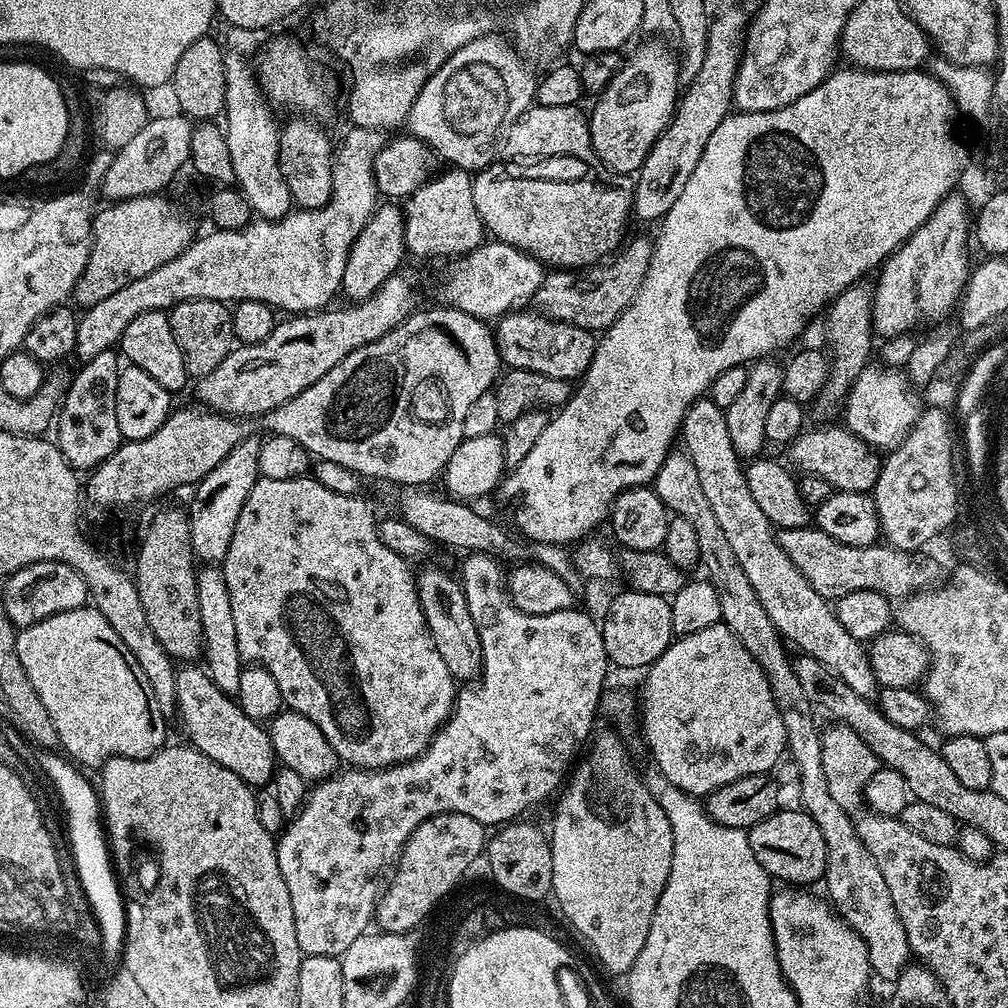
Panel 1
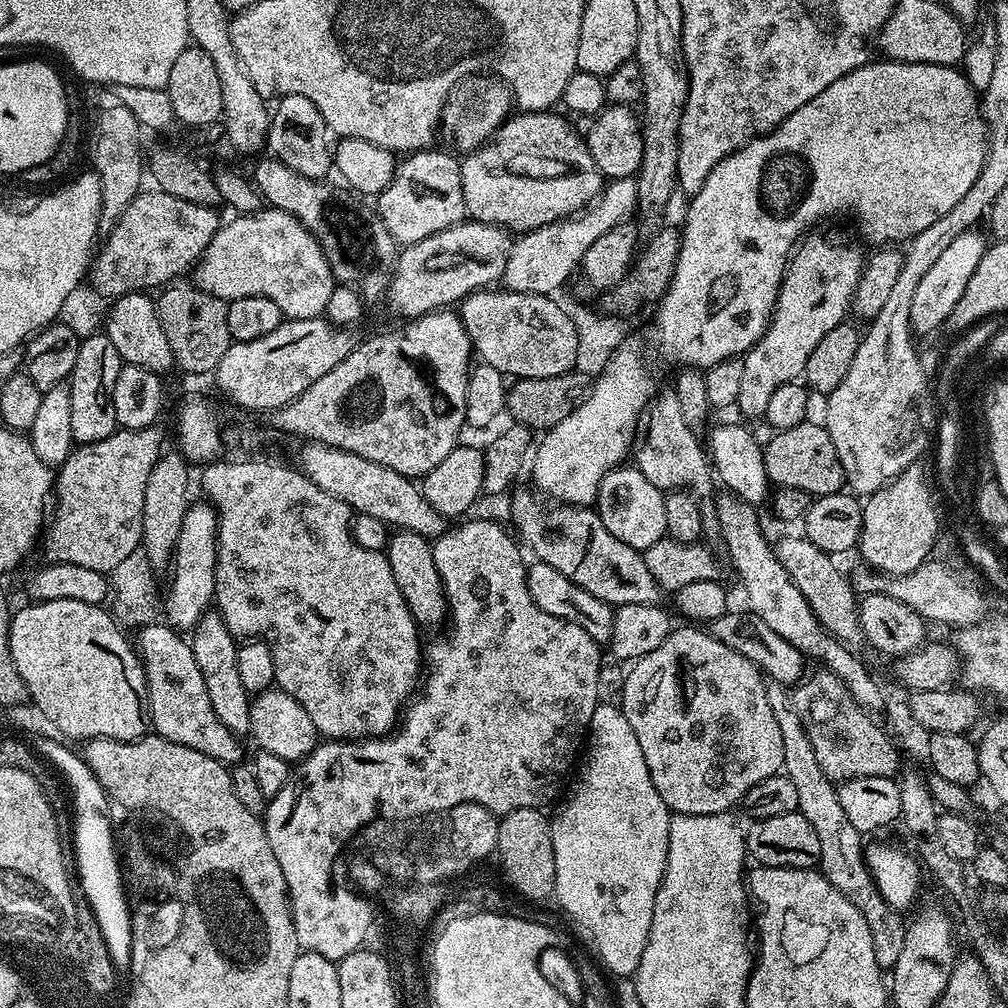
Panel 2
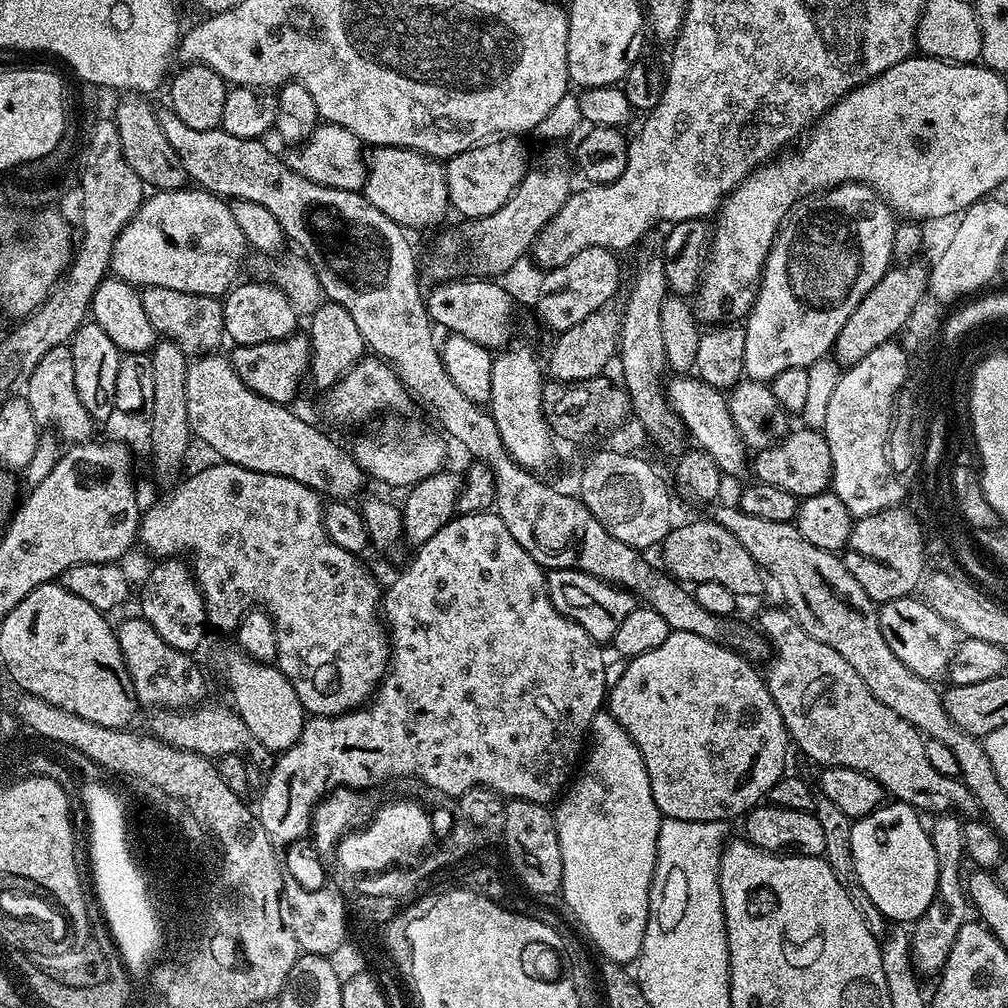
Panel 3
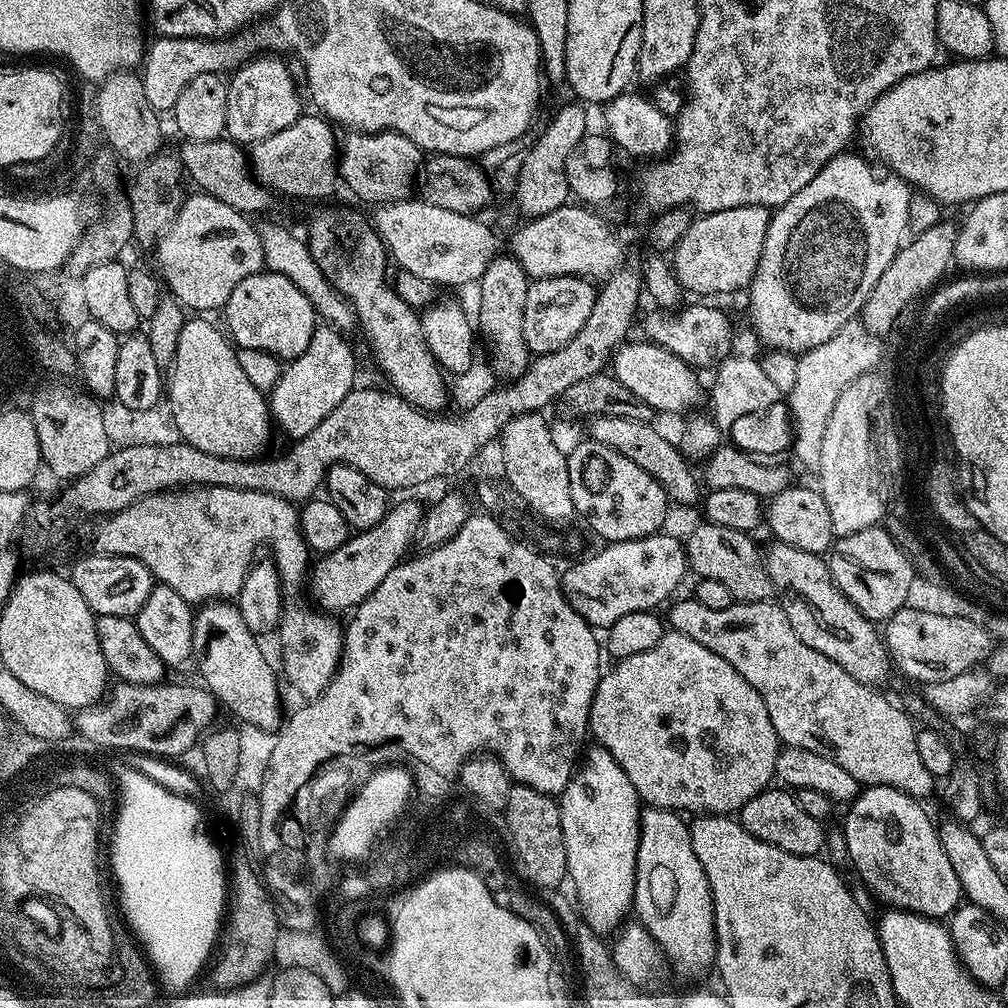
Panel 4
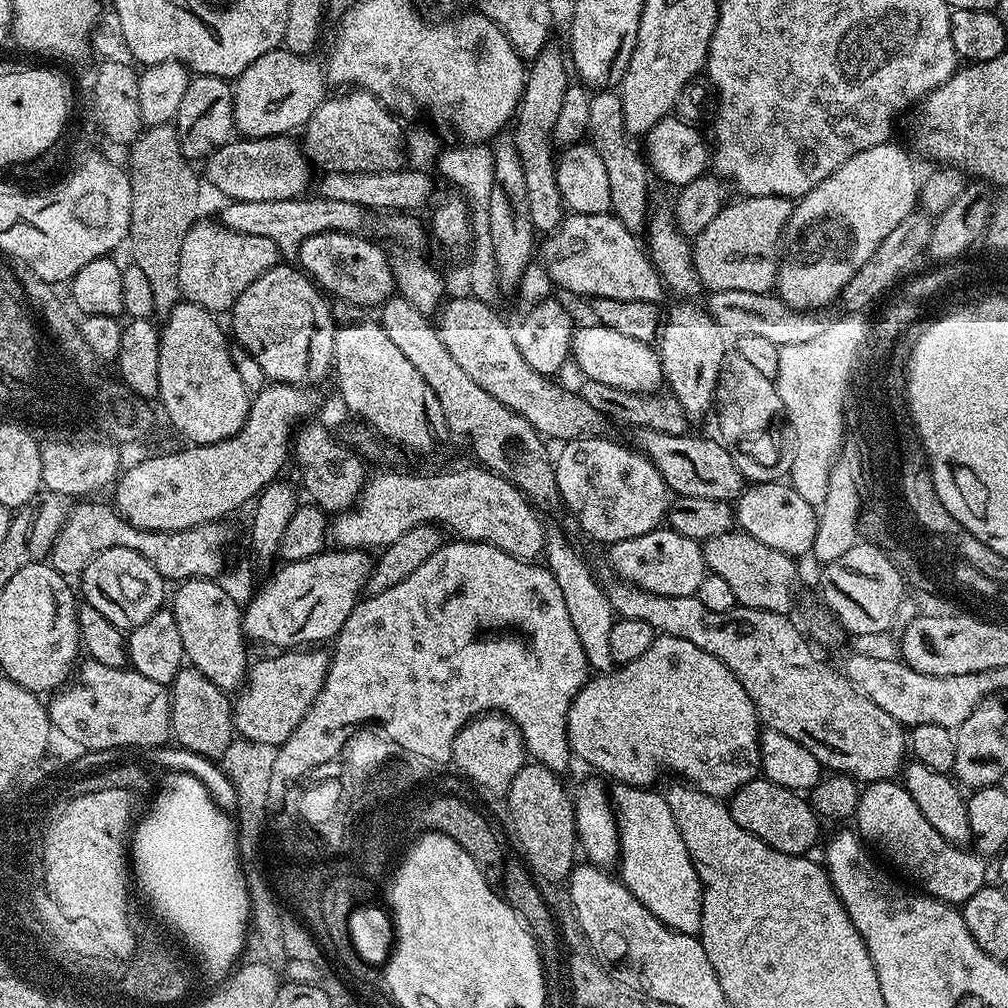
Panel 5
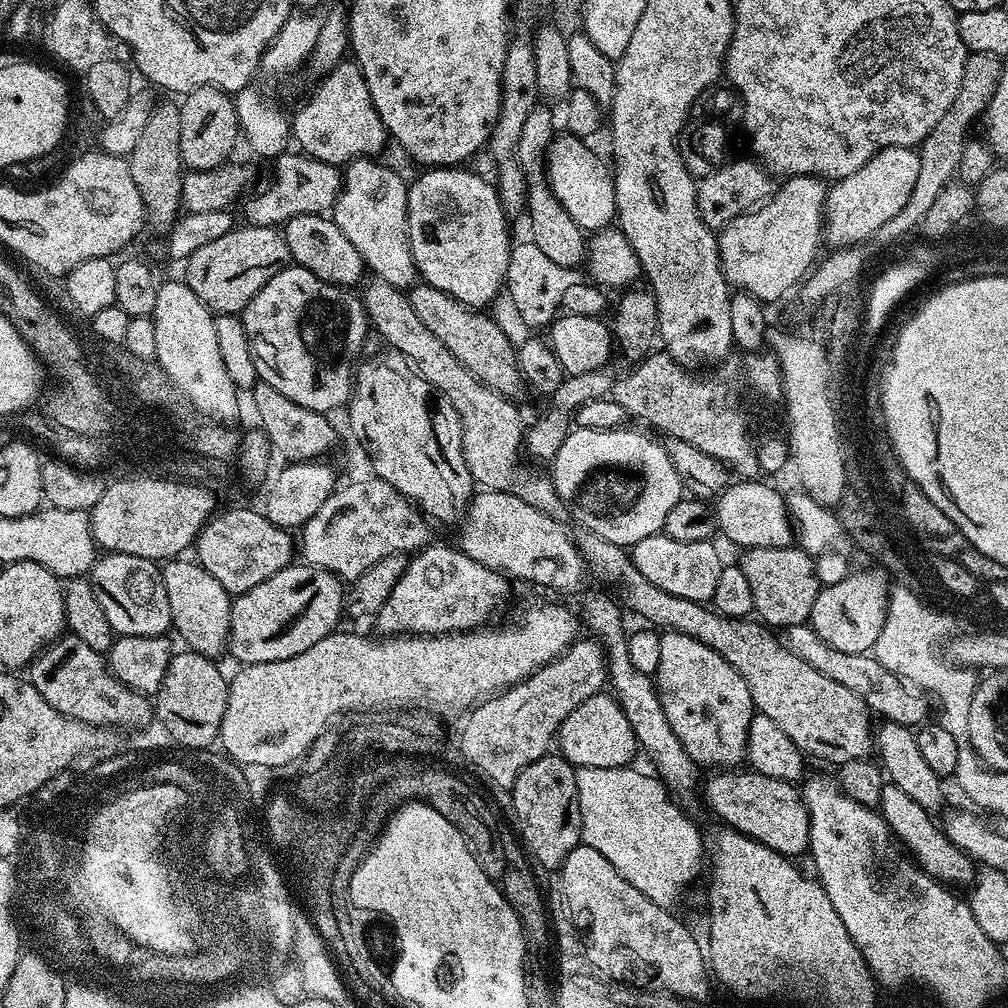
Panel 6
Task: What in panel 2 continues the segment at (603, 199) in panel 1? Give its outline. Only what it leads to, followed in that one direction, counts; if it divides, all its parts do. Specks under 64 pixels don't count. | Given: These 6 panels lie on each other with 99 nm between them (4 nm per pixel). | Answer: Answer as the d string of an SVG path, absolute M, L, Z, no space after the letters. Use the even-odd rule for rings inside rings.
M490 142L480 145L473 152L467 153L460 160L460 177L462 178L462 198L465 213L471 219L477 220L480 224L499 224L505 230L511 230L516 234L533 232L556 220L563 220L566 216L574 216L577 212L583 212L588 205L604 191L606 178L597 169L594 172L581 171L576 168L565 171L565 176L548 176L545 180L535 180L532 176L519 176L516 172L496 169L492 165Z

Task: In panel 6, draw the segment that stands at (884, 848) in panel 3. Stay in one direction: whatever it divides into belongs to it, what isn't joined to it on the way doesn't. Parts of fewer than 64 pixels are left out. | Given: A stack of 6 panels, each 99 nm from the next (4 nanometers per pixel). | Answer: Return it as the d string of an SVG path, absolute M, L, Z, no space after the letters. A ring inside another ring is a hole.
M888 782L883 785L878 808L893 835L910 848L911 857L925 873L948 886L967 887L975 881L978 868L974 859L966 855L961 848L954 846L943 829L937 823L934 824L929 817L929 811L899 790L896 784Z

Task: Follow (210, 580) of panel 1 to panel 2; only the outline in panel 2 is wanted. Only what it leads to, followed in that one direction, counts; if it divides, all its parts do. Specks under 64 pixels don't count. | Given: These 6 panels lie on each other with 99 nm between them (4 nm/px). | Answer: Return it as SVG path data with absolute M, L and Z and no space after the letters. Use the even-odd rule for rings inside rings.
M215 610L205 612L203 618L196 623L196 627L192 630L190 643L194 650L194 660L198 664L198 670L202 673L206 692L210 697L210 704L215 714L238 738L247 737L251 733L252 726L249 712L251 708L250 694L245 690L242 678L239 677L237 639L230 634L230 630L219 612Z

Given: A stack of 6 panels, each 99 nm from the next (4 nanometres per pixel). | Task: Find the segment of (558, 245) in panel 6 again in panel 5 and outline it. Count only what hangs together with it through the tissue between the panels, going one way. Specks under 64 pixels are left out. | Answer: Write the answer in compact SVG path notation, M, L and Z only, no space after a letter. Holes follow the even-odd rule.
M555 46L542 49L530 62L524 77L524 92L514 117L514 139L518 158L522 162L522 175L526 178L526 198L530 202L530 222L537 233L549 234L560 227L566 216L566 205L558 190L556 181L556 160L554 152L554 126L570 83L570 68L566 56Z

